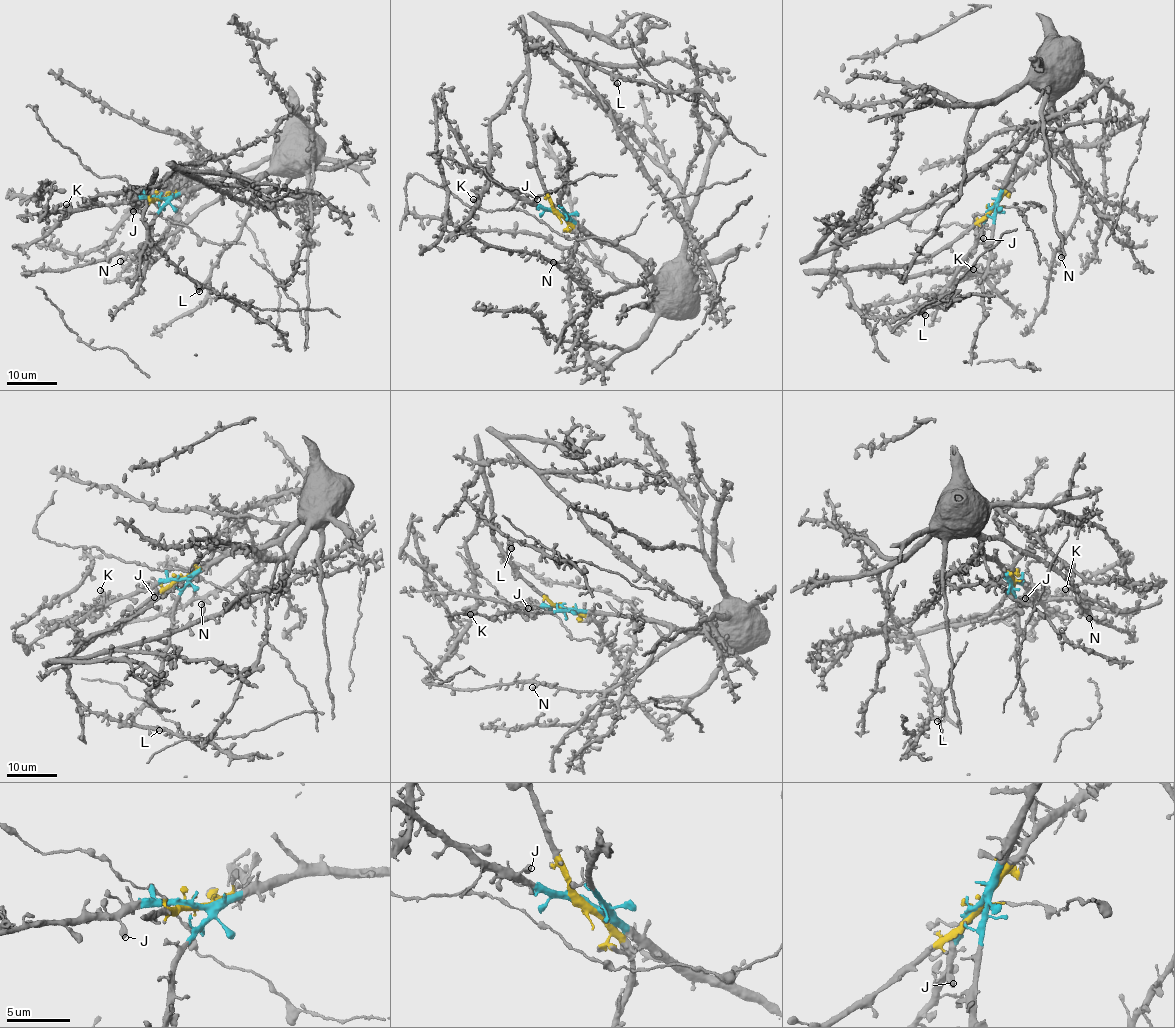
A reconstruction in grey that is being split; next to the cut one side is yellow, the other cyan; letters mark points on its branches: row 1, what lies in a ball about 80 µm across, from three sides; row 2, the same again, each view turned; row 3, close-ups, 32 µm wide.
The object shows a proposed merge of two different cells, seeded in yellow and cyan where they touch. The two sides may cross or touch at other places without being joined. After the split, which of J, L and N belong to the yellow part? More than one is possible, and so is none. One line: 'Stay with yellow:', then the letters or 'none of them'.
Stay with yellow: L

